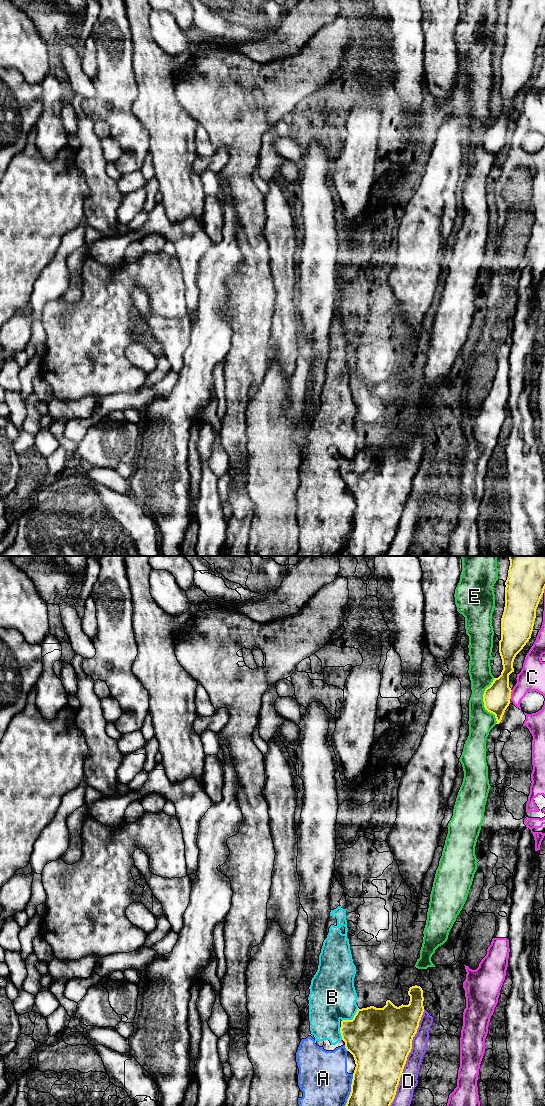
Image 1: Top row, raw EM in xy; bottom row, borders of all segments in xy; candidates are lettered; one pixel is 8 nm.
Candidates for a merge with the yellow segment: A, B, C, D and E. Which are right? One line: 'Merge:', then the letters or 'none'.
Merge: none

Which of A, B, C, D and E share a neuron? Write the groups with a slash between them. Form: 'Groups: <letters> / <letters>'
Groups: A B / C / D / E

